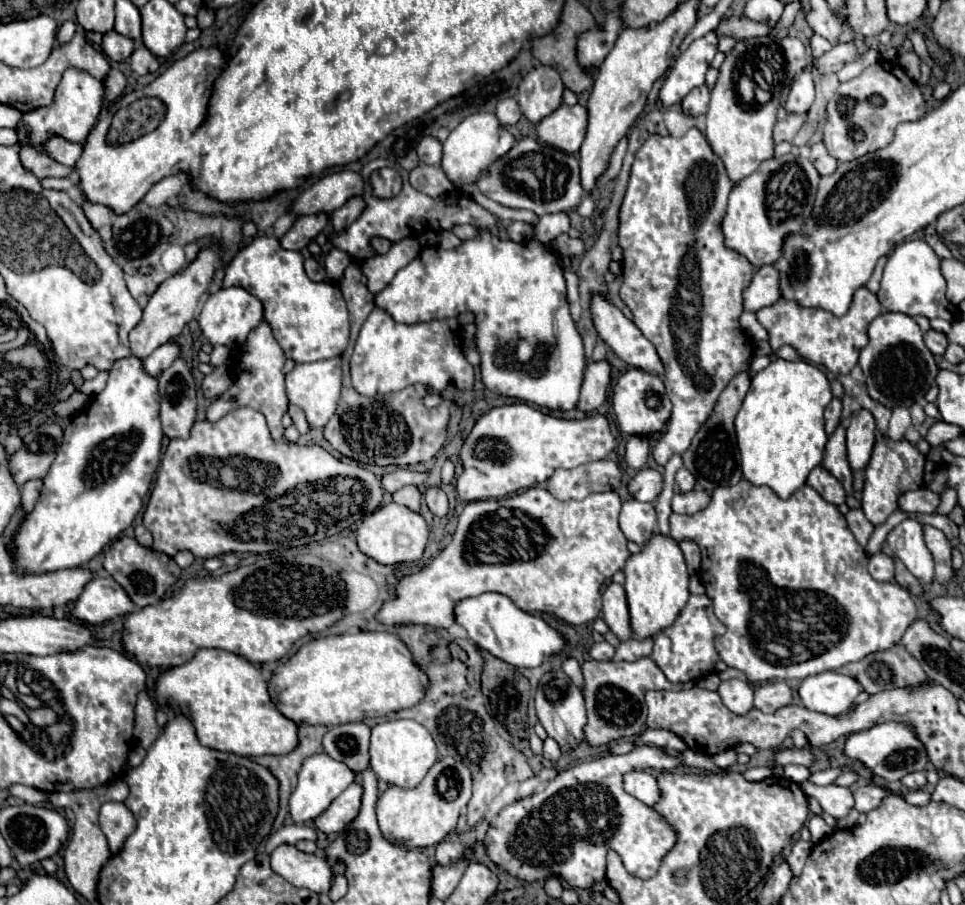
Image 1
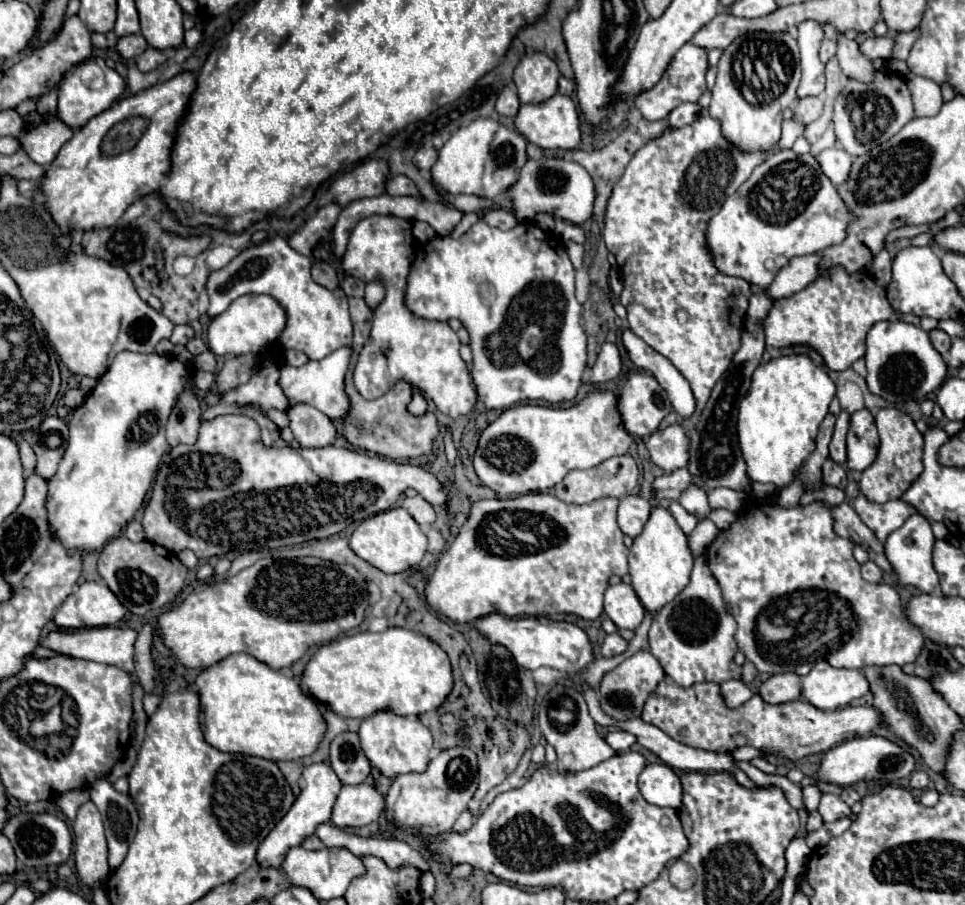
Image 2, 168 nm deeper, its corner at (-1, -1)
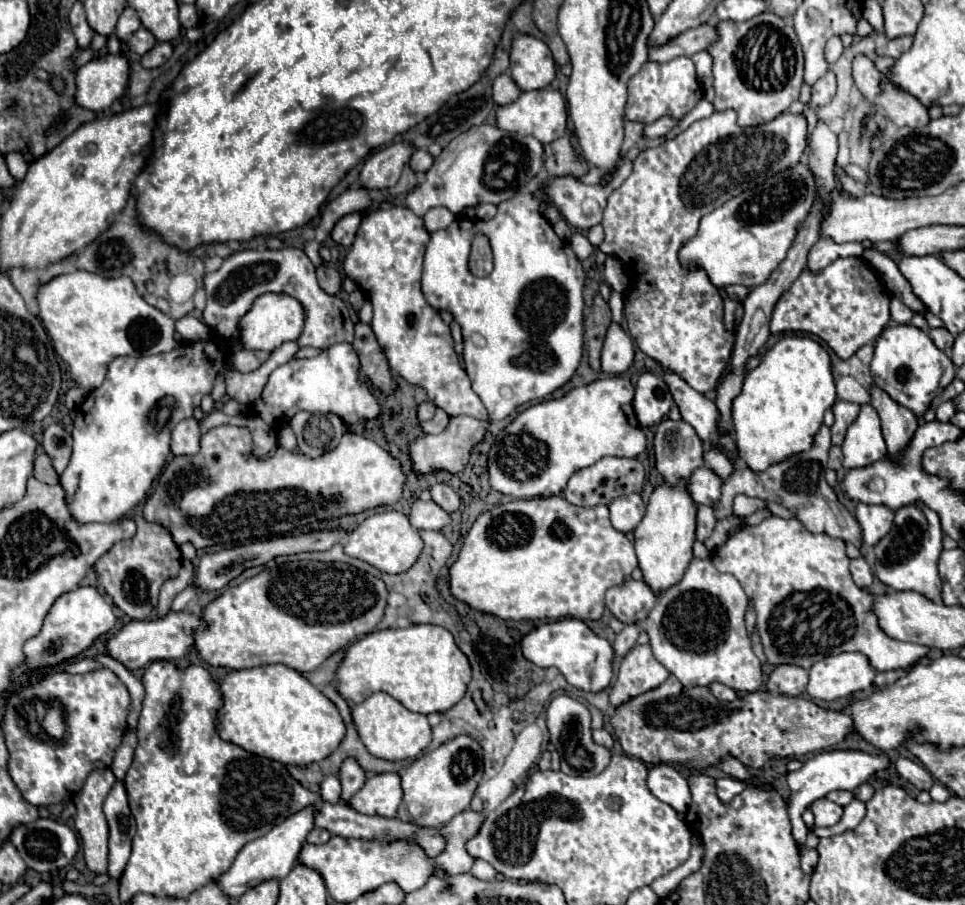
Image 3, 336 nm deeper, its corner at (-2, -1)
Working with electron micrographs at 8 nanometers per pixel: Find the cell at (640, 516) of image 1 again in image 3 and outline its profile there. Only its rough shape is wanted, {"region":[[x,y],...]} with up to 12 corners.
{"region":[[639,494],[609,504],[613,526],[633,532],[645,516]]}

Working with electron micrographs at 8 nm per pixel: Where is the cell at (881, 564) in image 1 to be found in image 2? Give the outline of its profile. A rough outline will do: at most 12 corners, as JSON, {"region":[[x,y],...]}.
{"region":[[874,562],[862,564],[866,582],[880,582],[882,570]]}

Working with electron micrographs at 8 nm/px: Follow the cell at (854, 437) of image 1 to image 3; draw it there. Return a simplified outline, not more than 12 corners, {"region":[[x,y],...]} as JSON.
{"region":[[863,404],[843,442],[843,466],[885,458],[879,414]]}

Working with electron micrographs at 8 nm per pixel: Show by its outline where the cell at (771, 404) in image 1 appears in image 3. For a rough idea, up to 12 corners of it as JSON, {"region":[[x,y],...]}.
{"region":[[785,336],[733,400],[753,472],[807,452],[835,404],[827,350]]}

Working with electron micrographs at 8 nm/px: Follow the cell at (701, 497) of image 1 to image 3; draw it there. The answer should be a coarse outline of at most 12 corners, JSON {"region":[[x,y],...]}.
{"region":[[735,496],[733,510],[737,516],[765,508],[759,498]]}

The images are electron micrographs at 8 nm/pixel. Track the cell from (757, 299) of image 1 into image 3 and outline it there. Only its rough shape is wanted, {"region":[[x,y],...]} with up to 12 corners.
{"region":[[821,238],[809,250],[807,270],[819,274],[833,260],[861,256],[859,242]]}

